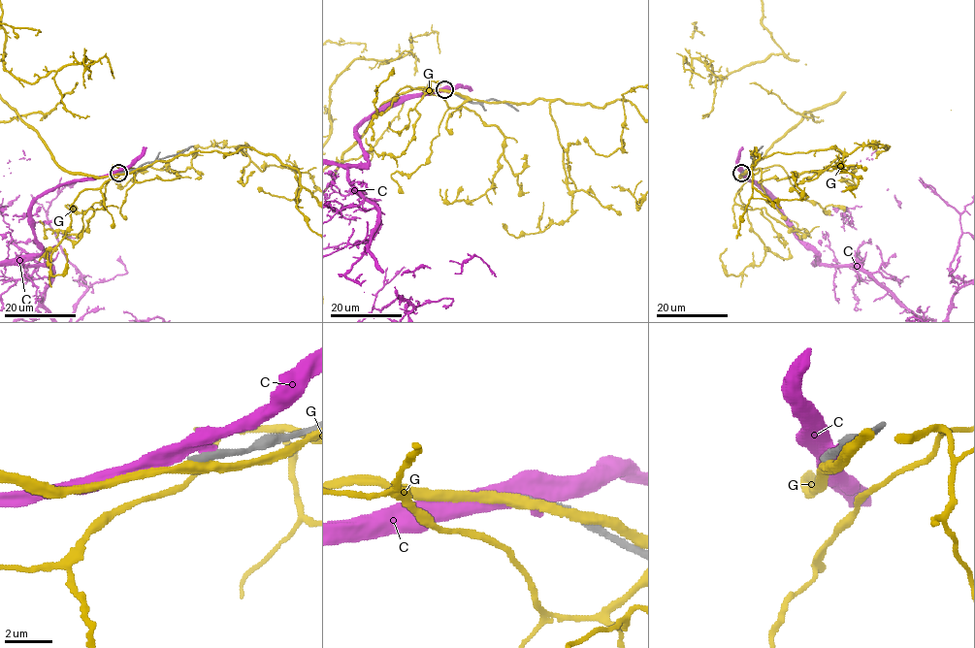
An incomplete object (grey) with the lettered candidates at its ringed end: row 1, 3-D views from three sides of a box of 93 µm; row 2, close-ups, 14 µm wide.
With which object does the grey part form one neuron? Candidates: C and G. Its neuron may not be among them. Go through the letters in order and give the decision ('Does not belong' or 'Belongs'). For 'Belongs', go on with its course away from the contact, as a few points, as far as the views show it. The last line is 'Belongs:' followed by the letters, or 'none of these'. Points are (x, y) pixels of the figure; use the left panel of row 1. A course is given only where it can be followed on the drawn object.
C: Does not belong
G: Does not belong
Belongs: none of these

